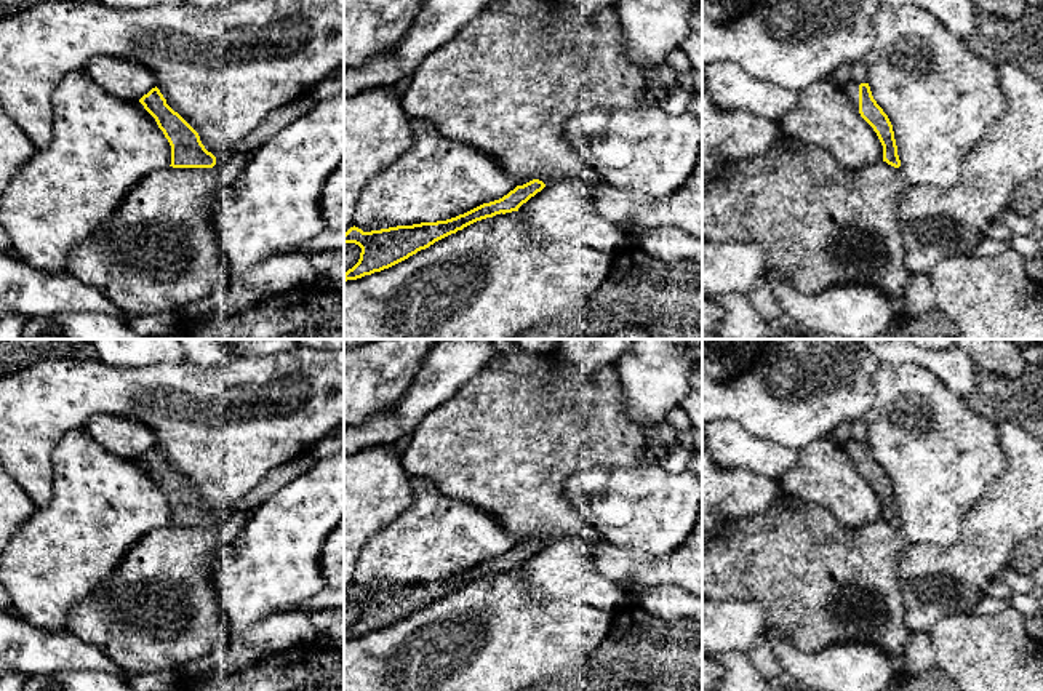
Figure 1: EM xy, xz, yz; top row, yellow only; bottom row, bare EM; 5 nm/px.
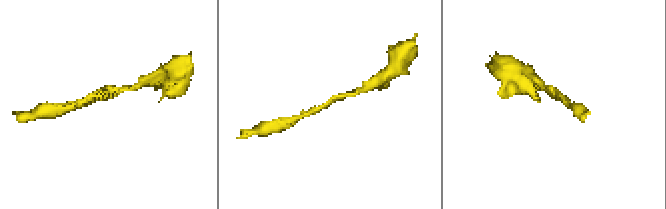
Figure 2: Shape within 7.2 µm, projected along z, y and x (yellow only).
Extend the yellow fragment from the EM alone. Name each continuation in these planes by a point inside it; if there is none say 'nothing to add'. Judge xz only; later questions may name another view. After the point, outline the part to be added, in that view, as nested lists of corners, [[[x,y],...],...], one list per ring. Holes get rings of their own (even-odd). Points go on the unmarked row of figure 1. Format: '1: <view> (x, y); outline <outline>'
nothing to add

